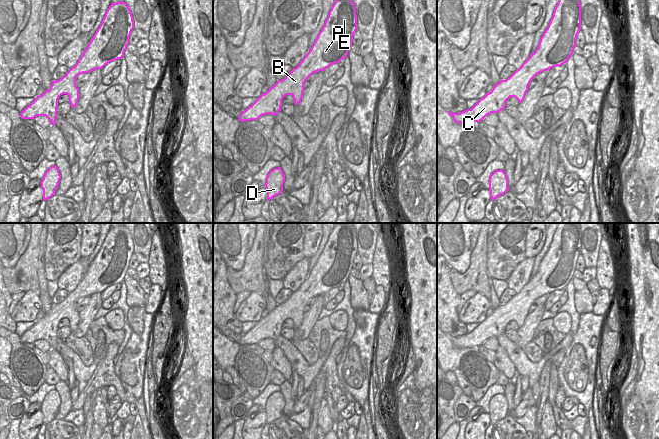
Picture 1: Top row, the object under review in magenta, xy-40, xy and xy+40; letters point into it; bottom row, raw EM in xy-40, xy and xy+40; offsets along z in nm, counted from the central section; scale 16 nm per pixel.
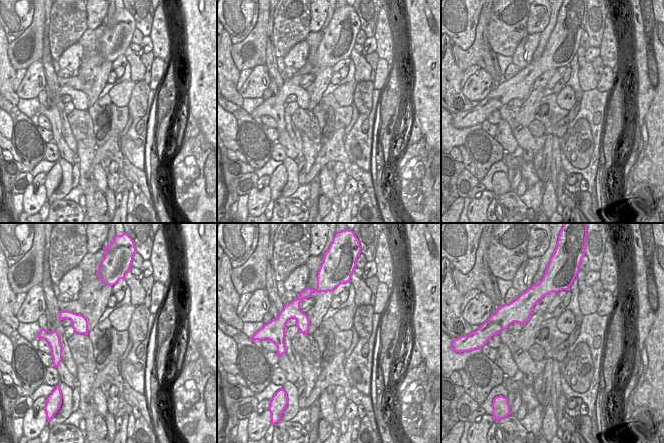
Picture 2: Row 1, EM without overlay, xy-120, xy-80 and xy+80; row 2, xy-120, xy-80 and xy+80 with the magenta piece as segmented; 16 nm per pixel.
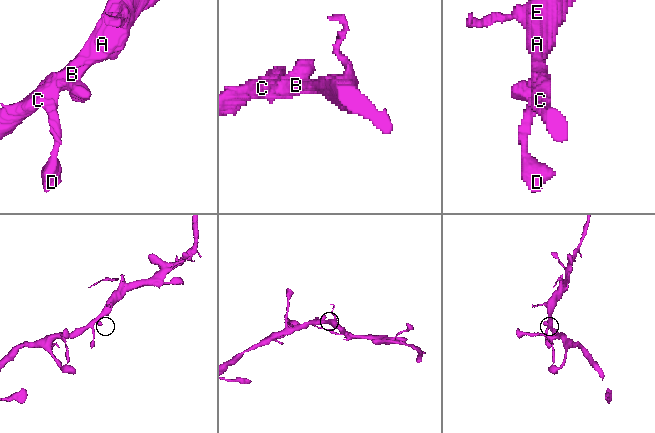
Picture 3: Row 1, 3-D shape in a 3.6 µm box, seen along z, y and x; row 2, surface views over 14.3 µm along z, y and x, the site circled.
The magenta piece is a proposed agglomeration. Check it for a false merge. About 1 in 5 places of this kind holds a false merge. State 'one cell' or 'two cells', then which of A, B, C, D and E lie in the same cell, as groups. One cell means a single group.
one cell | A B C D E

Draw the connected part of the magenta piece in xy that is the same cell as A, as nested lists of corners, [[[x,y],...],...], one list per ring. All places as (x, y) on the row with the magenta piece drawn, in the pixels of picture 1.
[[[335,0],[324,26],[299,65],[242,111],[238,120],[258,120],[266,114],[275,116],[281,111],[282,100],[286,95],[292,95],[295,105],[298,105],[303,97],[304,83],[313,73],[324,71],[330,65],[346,58],[356,30],[357,15],[354,2]]]

